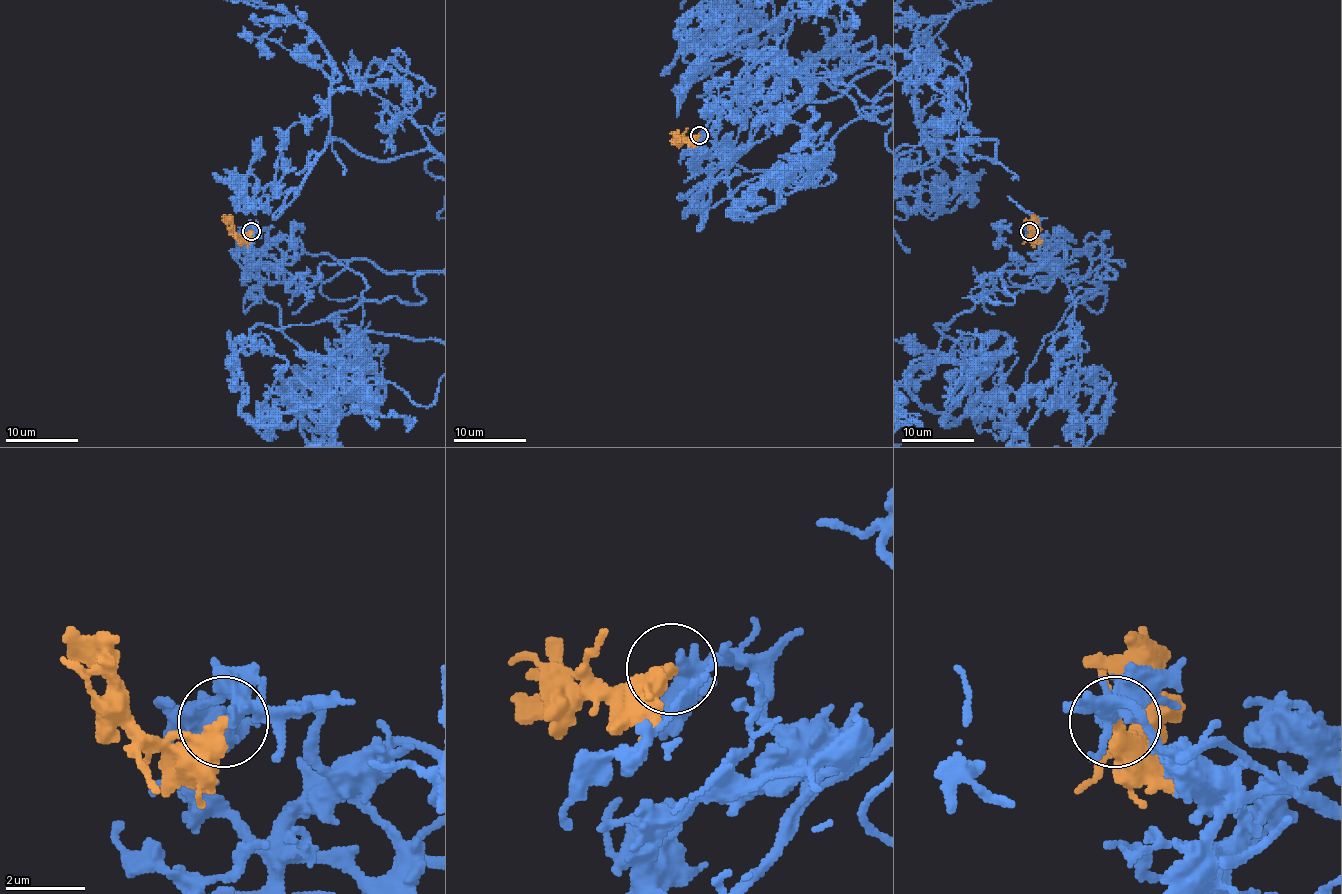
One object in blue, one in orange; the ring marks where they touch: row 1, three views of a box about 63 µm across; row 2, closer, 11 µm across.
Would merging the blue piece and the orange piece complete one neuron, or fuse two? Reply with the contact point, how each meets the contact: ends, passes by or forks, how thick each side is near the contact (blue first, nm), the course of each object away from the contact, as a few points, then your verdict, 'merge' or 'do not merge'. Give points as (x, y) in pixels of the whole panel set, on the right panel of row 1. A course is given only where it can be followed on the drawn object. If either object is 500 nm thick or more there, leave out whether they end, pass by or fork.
at (1029, 231); blue forks there; orange ends there; 280 nm thick on the blue side, 440 nm on the other; blue runs (1029, 231), (1065, 256), (980, 270), (944, 216), (971, 209), (906, 184); orange runs (1029, 231), (1031, 234), (1033, 214); merge

